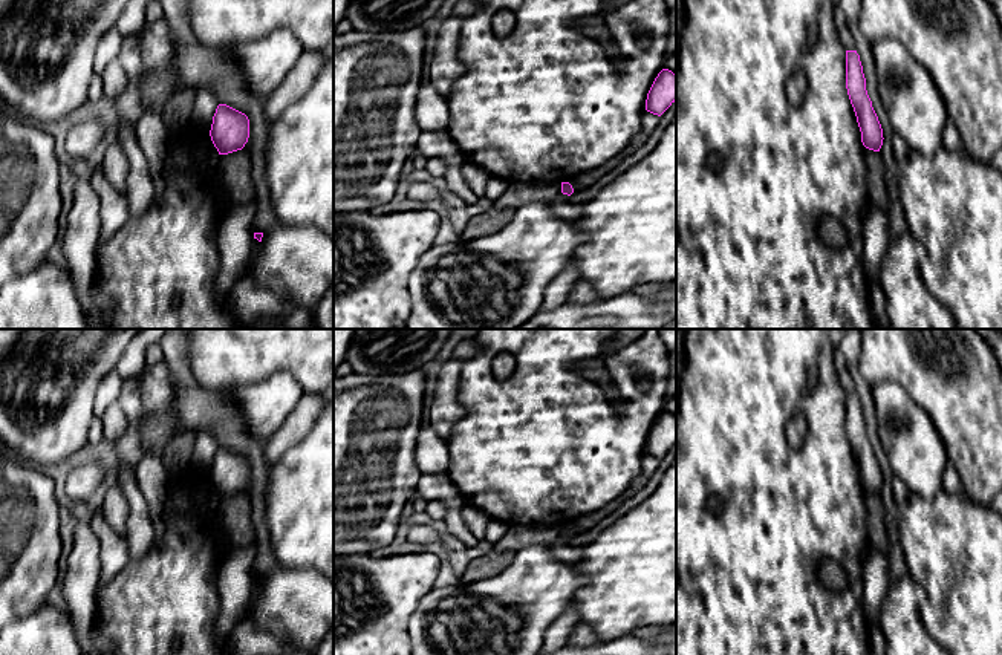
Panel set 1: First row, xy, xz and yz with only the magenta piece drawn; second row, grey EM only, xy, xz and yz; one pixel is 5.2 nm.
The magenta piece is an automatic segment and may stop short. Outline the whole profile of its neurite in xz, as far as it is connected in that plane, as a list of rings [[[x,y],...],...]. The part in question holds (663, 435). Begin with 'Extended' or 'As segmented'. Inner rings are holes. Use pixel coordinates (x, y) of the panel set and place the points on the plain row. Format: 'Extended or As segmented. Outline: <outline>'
As segmented. Outline: [[[662,412],[655,421],[646,442],[646,453],[661,459],[676,444],[676,416]]]

